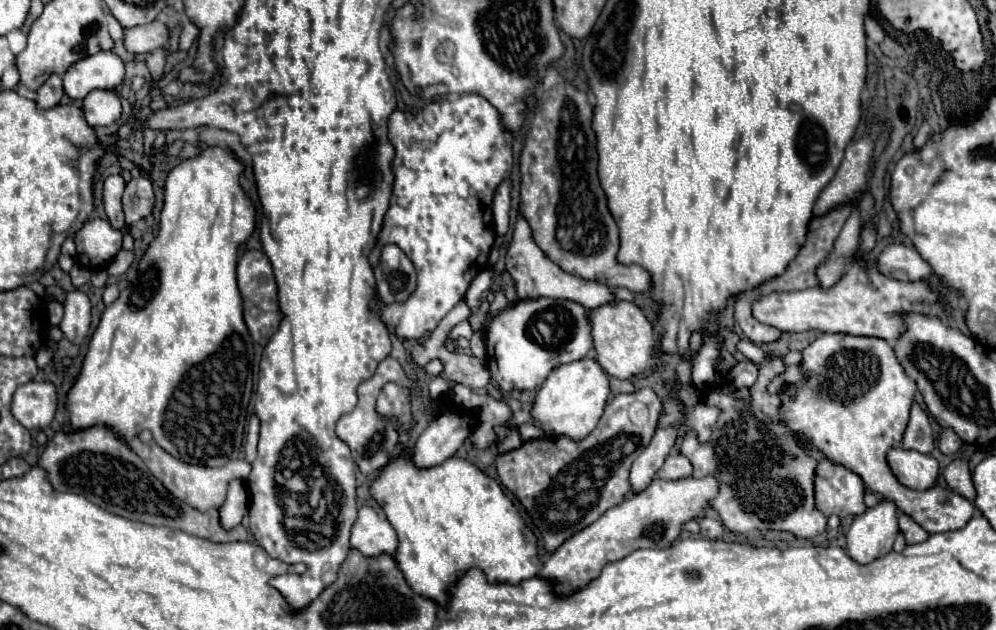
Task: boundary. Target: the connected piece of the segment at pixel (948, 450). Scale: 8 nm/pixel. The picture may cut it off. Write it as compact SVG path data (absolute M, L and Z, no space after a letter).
M943 430L941 432L941 438L939 438L939 450L943 454L959 454L963 448L963 442L961 438L955 434L955 432L949 432L949 430Z

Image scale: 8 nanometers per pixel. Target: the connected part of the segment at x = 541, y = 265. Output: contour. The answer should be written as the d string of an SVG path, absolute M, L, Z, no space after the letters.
M519 214L515 220L515 230L513 230L513 238L507 244L507 252L505 252L505 264L507 264L507 272L513 278L515 284L515 292L521 300L527 298L565 298L571 302L579 302L585 308L597 308L601 304L613 302L613 292L605 286L605 284L597 284L591 280L581 280L573 274L563 272L561 268L557 268L557 264L553 264L543 252L541 248L535 244L533 240L533 232L529 222Z

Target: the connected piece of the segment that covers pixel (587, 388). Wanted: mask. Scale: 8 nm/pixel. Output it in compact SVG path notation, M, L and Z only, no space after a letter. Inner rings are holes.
M593 356L583 358L577 362L557 366L549 374L545 384L537 390L531 416L547 436L553 438L567 436L571 440L583 440L597 426L607 396L609 396L607 374L603 372L603 368L597 364Z

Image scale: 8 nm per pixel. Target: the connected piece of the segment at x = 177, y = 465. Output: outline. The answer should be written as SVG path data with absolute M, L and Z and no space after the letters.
M133 438L129 442L131 450L141 456L141 460L145 460L147 468L151 470L151 474L179 500L185 500L187 504L193 504L193 508L219 508L225 502L225 494L227 494L227 484L233 478L247 478L251 472L251 464L247 460L233 460L223 468L209 468L209 466L195 466L195 464L185 464L177 458L173 458L169 452L165 452L157 442L147 442L143 444L139 438Z

